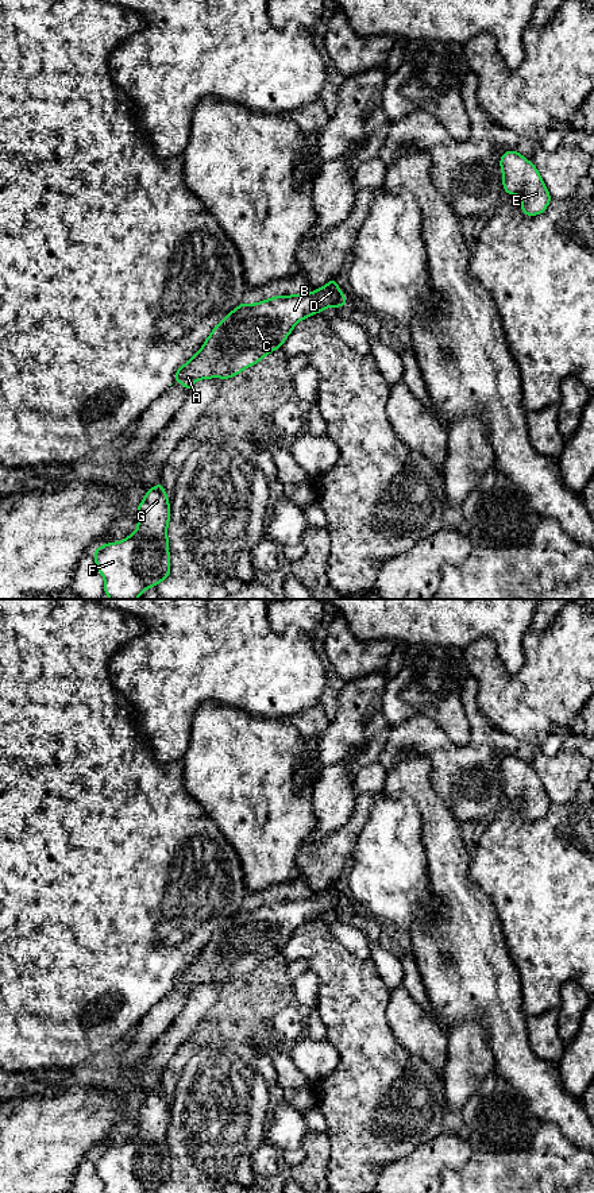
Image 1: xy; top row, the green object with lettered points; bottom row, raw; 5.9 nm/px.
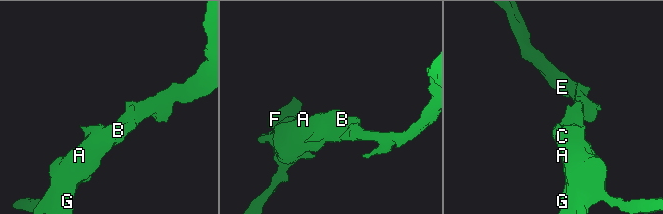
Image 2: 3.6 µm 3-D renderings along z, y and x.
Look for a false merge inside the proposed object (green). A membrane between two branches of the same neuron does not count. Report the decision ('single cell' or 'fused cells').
single cell

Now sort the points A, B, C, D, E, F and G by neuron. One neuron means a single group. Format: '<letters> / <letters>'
A B C D E F G

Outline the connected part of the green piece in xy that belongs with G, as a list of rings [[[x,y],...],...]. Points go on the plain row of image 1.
[[[161,1086],[151,1092],[136,1113],[138,1134],[117,1147],[108,1147],[94,1157],[94,1167],[105,1185],[104,1193],[151,1193],[170,1180],[167,1130],[170,1108]]]

